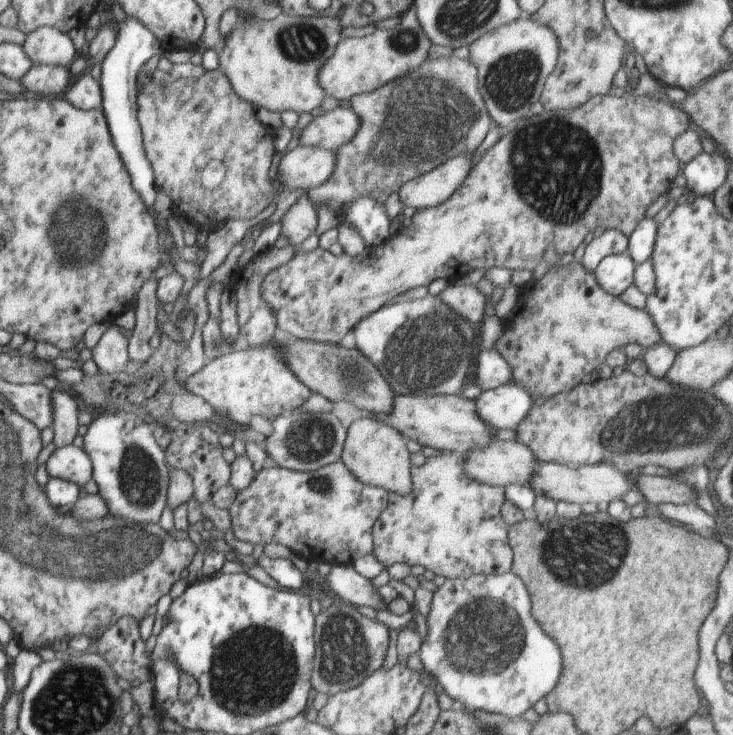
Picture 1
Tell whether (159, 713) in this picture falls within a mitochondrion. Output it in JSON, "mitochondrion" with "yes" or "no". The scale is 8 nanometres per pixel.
{"mitochondrion":"no"}

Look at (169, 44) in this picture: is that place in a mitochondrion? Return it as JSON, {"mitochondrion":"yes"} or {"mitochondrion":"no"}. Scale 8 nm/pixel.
{"mitochondrion":"no"}

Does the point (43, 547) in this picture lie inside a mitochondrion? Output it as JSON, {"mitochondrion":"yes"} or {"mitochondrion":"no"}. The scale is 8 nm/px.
{"mitochondrion":"yes"}

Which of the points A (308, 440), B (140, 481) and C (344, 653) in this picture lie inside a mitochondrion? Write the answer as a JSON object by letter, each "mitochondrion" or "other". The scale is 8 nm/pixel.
{"A":"mitochondrion","B":"mitochondrion","C":"mitochondrion"}

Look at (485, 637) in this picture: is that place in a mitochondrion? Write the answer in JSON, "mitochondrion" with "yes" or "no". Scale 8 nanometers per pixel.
{"mitochondrion":"yes"}

